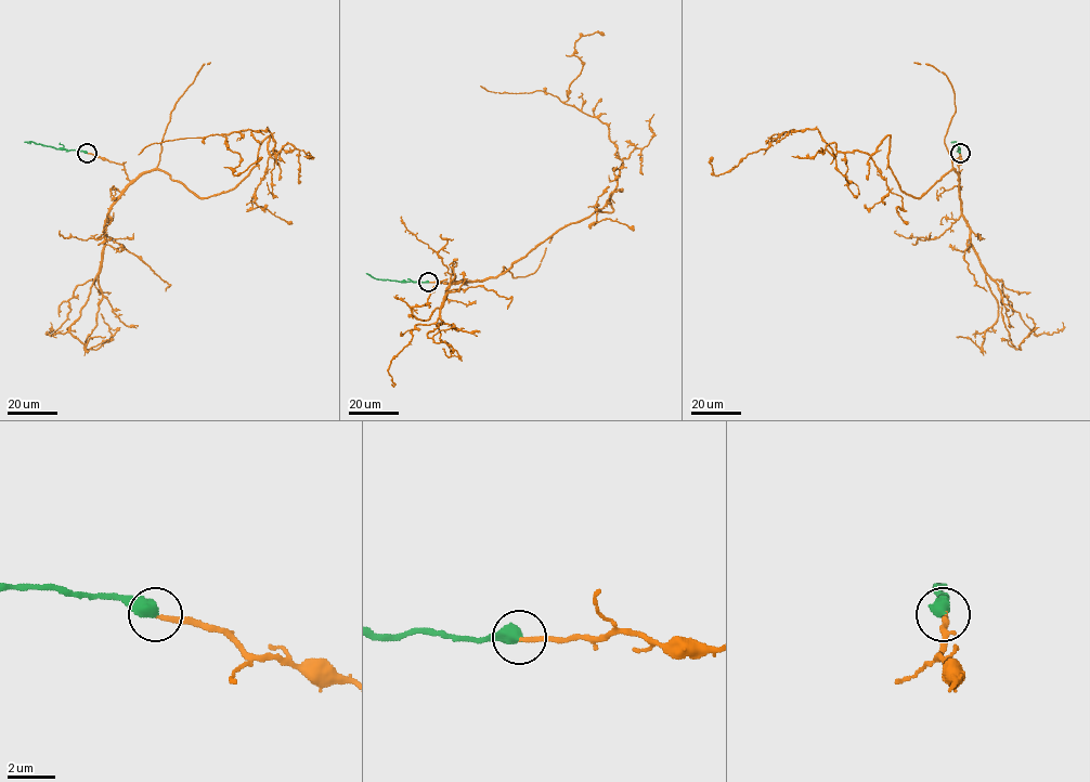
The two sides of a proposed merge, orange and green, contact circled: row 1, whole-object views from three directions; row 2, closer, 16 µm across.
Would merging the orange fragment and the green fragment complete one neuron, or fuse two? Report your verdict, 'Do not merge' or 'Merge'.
Merge

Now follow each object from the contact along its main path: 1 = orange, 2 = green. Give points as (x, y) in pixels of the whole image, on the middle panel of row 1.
1: (428, 282), (497, 277), (613, 210), (622, 160), (609, 128), (563, 102), (582, 68), (575, 42), (604, 35)
2: (428, 282), (376, 279), (366, 273)

